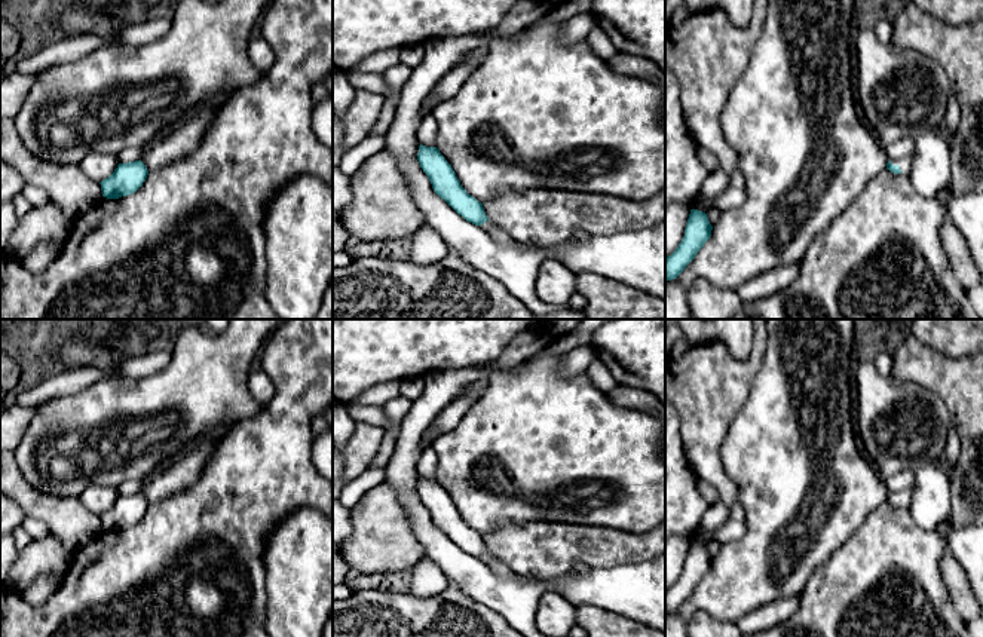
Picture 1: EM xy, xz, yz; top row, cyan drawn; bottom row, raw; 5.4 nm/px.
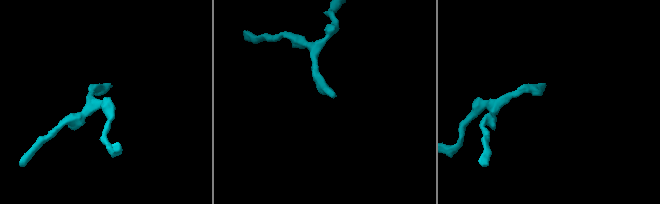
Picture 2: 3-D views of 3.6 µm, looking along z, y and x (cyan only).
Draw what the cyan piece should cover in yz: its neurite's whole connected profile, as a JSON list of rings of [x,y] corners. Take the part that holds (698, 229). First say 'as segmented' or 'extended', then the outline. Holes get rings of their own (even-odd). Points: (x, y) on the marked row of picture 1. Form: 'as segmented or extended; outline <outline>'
as segmented; outline [[[690,209],[685,236],[676,251],[665,258],[665,279],[676,279],[695,258],[698,251],[711,236],[713,226],[705,212]]]

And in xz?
extended; outline [[[420,144],[417,160],[423,172],[428,175],[434,192],[459,215],[475,226],[481,226],[500,245],[517,244],[506,232],[494,227],[489,221],[483,203],[466,193],[451,165],[437,147],[426,147]]]

